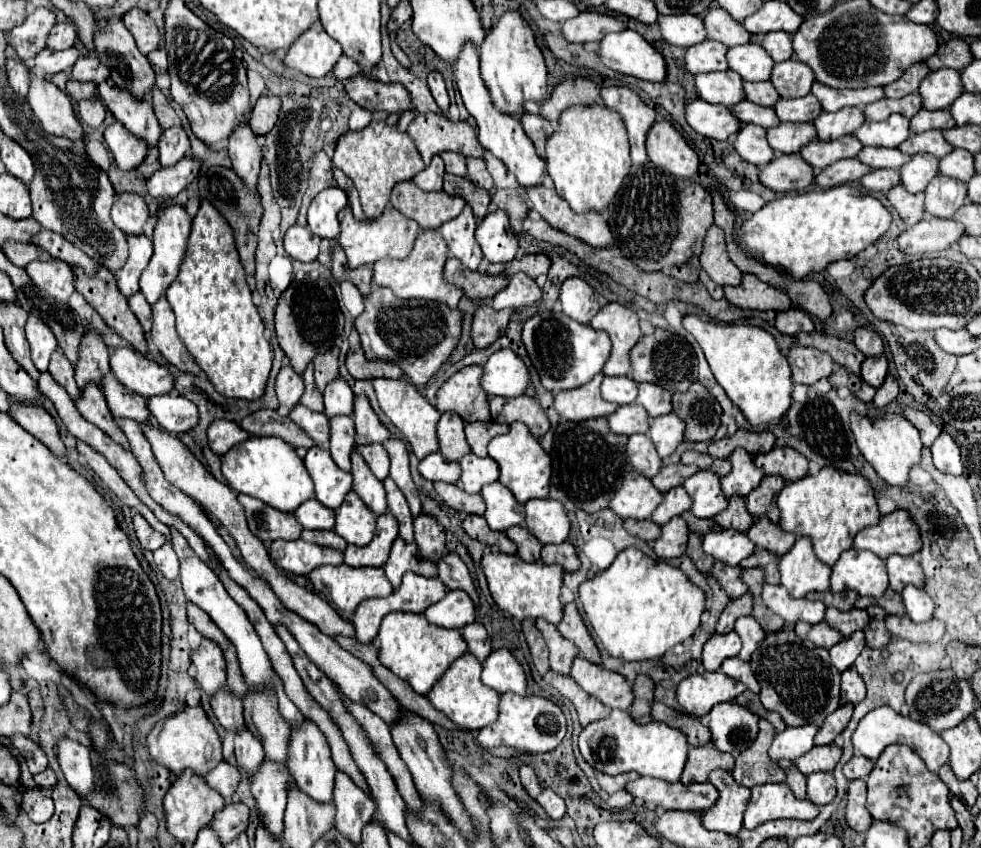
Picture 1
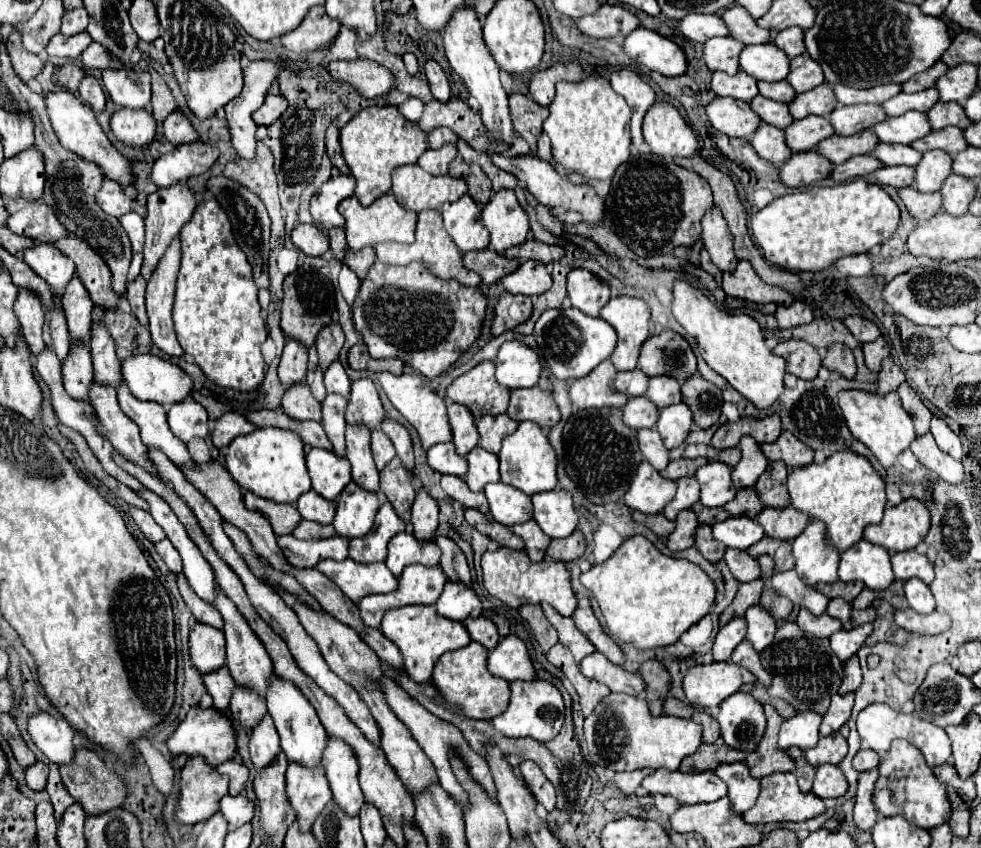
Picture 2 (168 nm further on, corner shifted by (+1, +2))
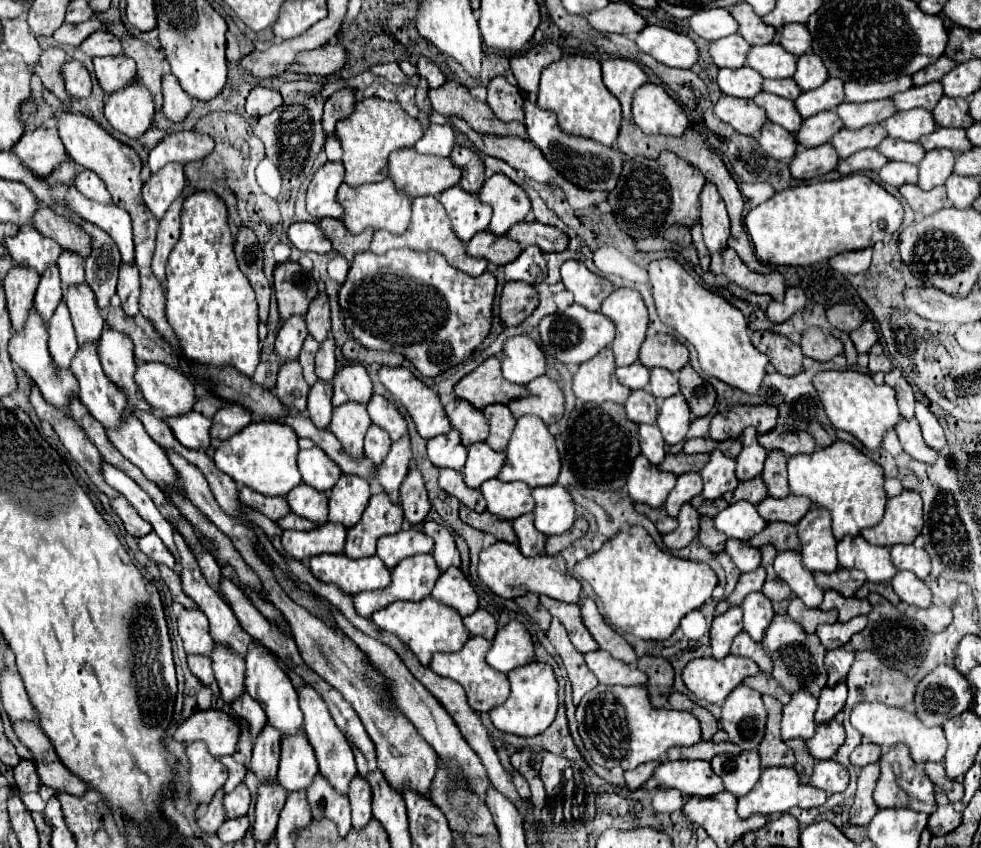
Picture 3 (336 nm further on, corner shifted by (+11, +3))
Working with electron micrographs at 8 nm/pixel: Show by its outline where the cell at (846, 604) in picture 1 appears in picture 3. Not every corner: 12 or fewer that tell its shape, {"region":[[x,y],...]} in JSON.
{"region":[[838,568],[832,574],[814,574],[824,590],[842,596],[854,592],[866,582],[856,570]]}

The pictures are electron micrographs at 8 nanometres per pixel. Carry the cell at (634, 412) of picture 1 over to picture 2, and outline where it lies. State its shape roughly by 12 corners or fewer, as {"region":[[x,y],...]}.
{"region":[[630,397],[624,423],[632,429],[654,427],[658,407],[650,399]]}

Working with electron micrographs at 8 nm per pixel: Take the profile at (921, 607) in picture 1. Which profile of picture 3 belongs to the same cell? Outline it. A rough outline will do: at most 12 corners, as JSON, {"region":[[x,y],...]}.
{"region":[[912,572],[892,578],[894,592],[910,606],[928,608],[932,592]]}

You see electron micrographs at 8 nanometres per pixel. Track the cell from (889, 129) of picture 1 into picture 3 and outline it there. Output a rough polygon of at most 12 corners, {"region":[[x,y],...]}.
{"region":[[928,110],[896,112],[882,122],[890,138],[916,142],[934,132]]}

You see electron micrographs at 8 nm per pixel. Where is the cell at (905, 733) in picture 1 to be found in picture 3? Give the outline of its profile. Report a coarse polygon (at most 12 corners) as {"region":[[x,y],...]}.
{"region":[[860,702],[850,714],[864,740],[906,744],[916,764],[942,762],[942,728],[880,702]]}

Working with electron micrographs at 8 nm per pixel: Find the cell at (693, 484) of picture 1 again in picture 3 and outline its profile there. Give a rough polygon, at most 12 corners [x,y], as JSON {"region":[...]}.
{"region":[[712,452],[700,470],[704,500],[738,486],[732,458]]}

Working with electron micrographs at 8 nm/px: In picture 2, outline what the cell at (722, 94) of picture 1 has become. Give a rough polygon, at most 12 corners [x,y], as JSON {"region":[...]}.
{"region":[[716,71],[712,91],[718,97],[752,101],[756,77],[746,71]]}

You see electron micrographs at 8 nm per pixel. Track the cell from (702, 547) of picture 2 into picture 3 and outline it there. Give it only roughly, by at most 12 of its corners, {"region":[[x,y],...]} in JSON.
{"region":[[700,516],[698,540],[712,554],[724,550],[726,536],[708,516]]}

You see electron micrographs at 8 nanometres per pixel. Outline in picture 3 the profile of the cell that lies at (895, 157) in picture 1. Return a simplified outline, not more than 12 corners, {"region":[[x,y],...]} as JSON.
{"region":[[884,138],[876,150],[888,160],[918,164],[926,152],[916,142]]}

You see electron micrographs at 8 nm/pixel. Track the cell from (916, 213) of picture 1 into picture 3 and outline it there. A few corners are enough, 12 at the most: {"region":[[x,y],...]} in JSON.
{"region":[[914,184],[898,188],[910,208],[928,216],[944,208],[944,186],[928,192]]}

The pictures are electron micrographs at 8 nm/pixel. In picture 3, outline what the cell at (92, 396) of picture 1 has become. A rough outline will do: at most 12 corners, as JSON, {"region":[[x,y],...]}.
{"region":[[64,302],[48,322],[48,346],[60,370],[78,352],[70,312]]}

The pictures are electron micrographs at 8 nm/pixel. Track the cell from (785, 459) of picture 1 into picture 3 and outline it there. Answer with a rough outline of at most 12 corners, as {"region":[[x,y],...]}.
{"region":[[772,430],[758,436],[764,450],[786,456],[812,454],[816,444],[808,434]]}

